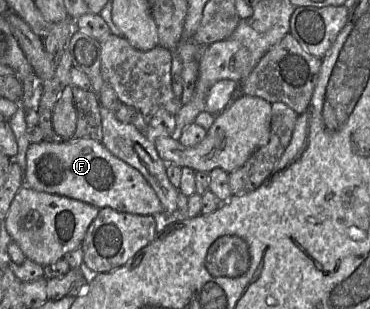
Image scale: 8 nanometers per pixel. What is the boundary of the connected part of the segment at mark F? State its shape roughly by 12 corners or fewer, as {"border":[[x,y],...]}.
{"border":[[90,138],[31,143],[23,187],[164,214],[134,167]]}

